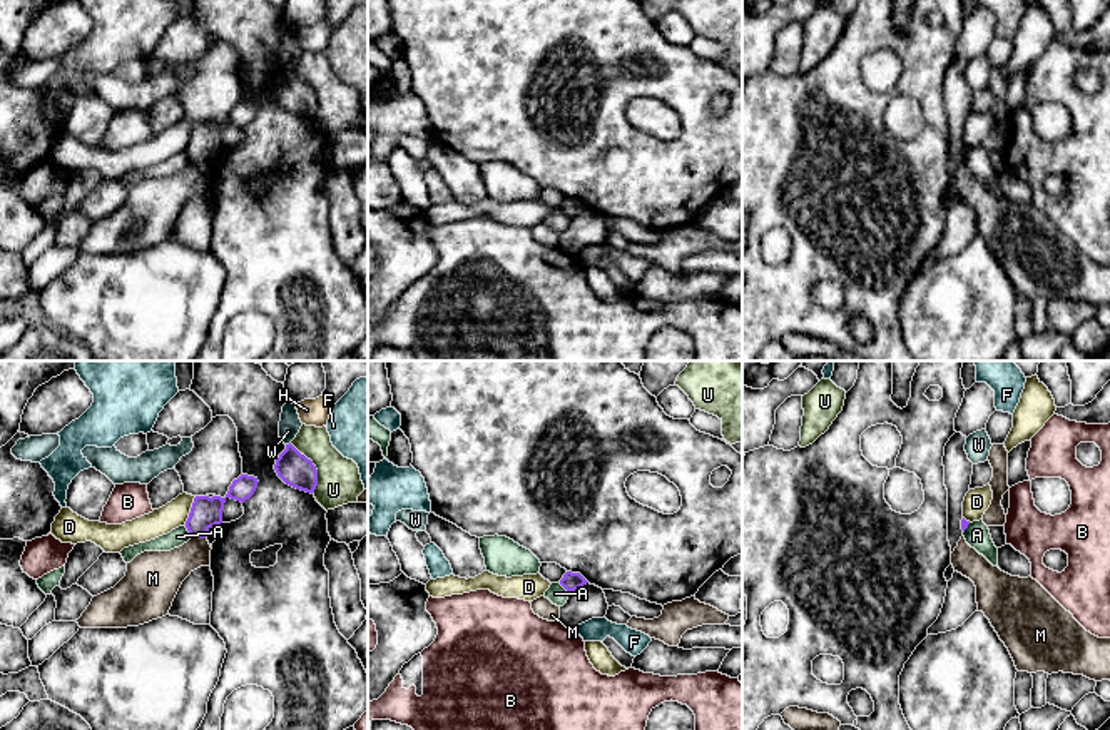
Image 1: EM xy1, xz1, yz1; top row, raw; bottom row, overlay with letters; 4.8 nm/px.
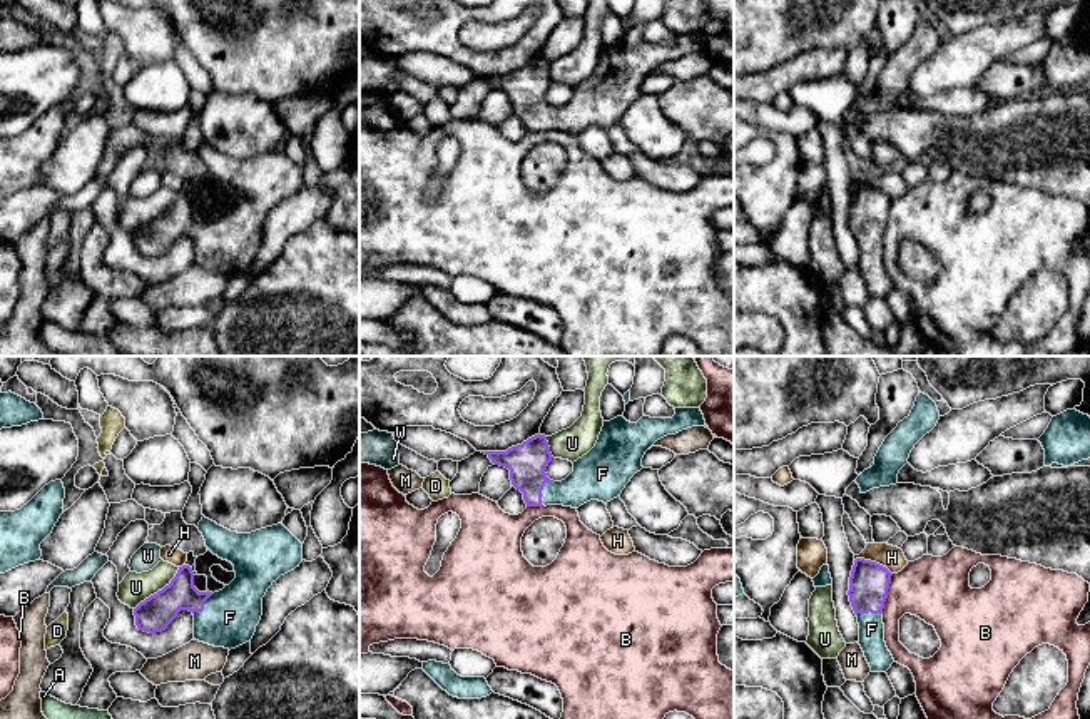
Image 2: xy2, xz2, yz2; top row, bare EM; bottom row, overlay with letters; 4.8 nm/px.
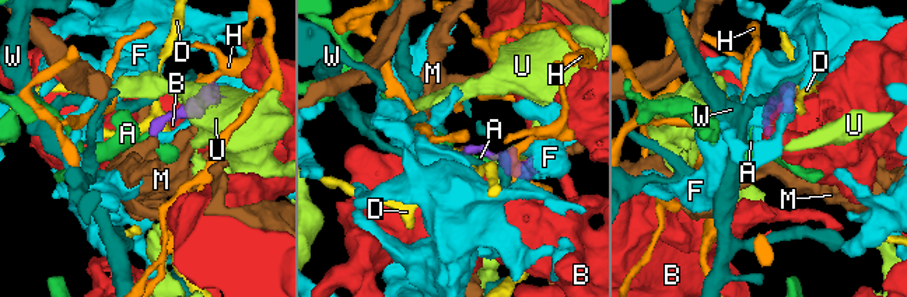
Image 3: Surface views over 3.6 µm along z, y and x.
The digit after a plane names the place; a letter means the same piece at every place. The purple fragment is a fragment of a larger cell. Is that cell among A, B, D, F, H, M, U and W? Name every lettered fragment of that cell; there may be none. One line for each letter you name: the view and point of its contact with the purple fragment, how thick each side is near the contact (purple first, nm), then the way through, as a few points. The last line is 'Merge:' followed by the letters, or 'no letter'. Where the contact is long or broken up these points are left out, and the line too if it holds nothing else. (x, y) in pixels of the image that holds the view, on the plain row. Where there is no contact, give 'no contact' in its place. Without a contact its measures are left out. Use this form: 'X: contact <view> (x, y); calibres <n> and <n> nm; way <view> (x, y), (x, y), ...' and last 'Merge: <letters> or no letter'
F: contact xz2 (542, 114); calibres 190 and 200 nm; way xz2 (527, 87), (527, 99), (542, 114), (577, 114), (592, 104)
Merge: F

